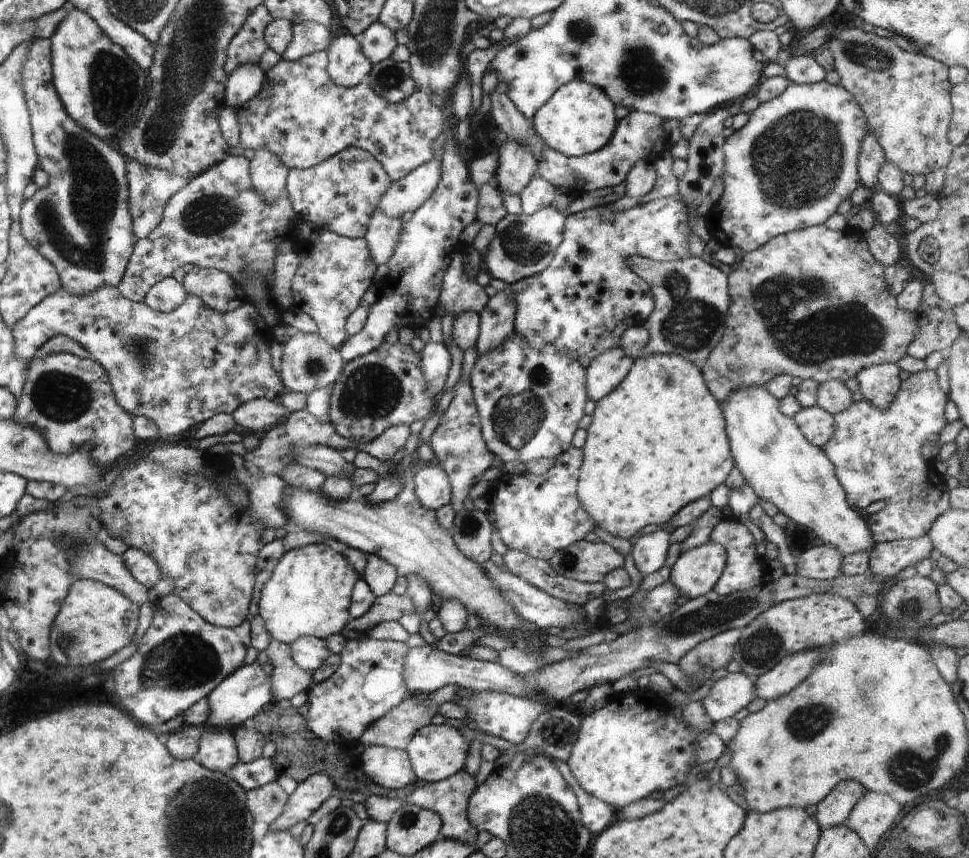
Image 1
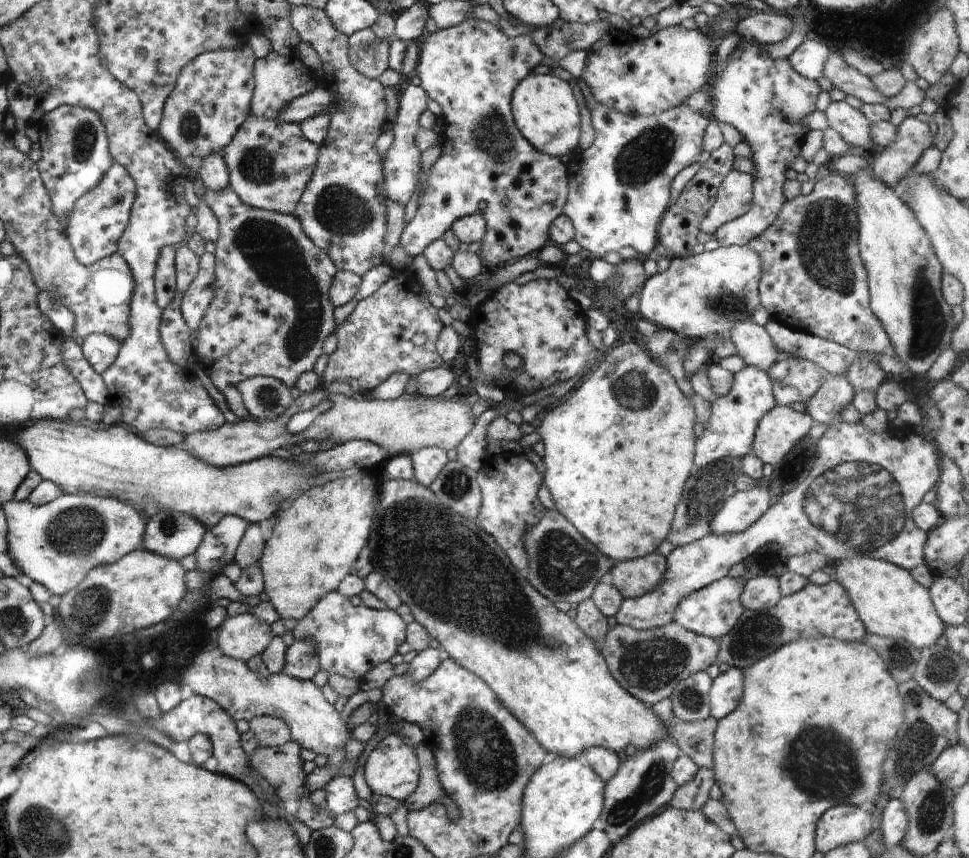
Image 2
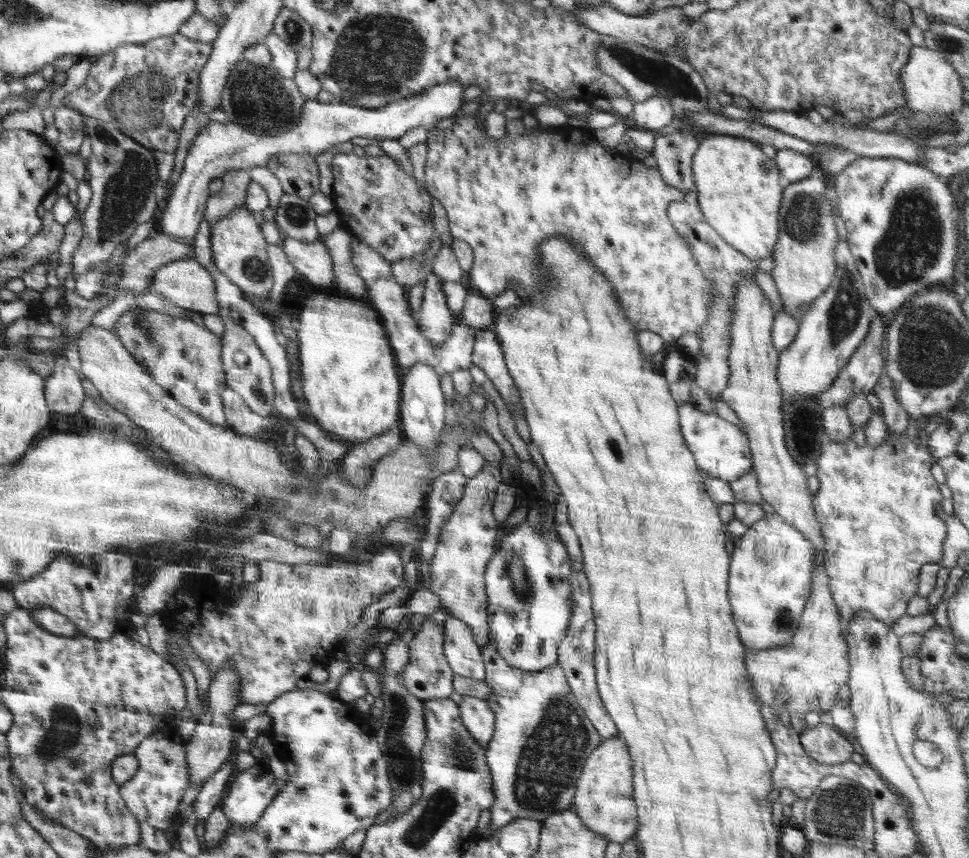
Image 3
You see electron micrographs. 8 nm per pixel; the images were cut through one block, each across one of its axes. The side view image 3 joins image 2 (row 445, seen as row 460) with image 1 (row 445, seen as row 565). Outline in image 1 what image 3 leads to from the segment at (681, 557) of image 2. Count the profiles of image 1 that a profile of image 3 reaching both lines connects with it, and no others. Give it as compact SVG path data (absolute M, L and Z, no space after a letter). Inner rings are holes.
M928 370L912 373L906 380L901 381L894 402L886 410L876 408L866 399L862 399L833 416L834 434L823 447L823 451L834 465L836 478L844 488L846 502L854 510L864 509L878 500L884 502L884 508L868 518L870 534L875 543L920 538L927 534L934 520L950 507L947 476L935 470L934 465L925 461L920 453L922 446L930 440L937 440L939 432L946 426L944 408L948 400L938 384L937 372Z

